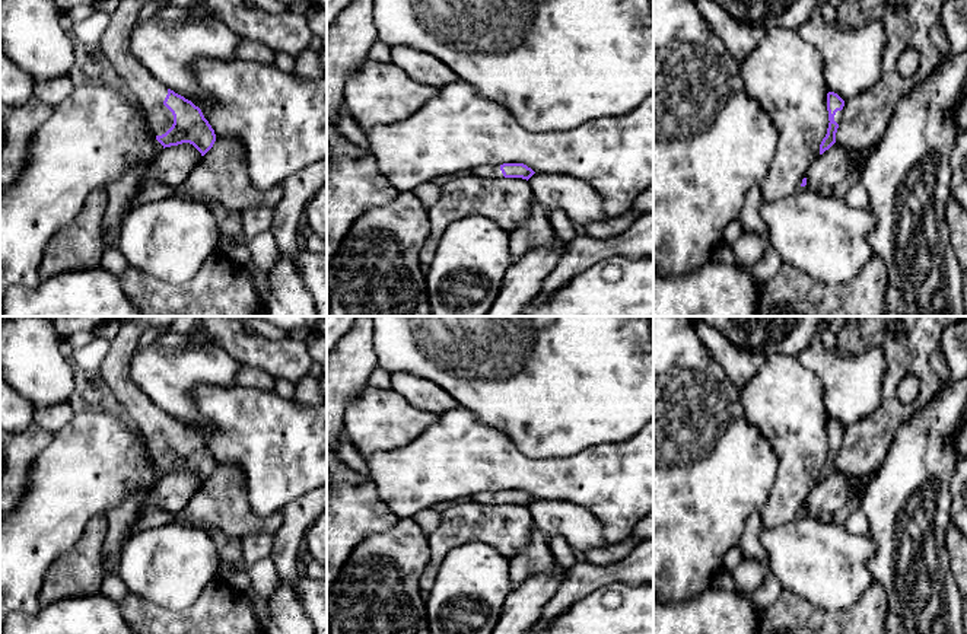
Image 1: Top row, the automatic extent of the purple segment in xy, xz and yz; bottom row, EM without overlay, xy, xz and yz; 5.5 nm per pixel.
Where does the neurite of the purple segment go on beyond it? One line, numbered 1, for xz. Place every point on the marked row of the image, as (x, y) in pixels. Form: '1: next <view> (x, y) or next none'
1: next xz (487, 171)

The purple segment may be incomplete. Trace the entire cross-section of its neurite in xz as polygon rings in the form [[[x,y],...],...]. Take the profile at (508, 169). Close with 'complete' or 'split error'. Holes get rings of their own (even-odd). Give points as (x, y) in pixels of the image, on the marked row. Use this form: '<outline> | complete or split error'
[[[503,163],[500,166],[481,166],[471,171],[481,178],[522,178],[529,179],[535,172],[524,163]]] | split error

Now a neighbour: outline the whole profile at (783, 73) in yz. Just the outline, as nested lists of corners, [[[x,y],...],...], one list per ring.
[[[774,26],[739,66],[742,83],[777,130],[777,149],[758,185],[772,203],[801,188],[827,134],[827,82],[820,51],[792,28]]]

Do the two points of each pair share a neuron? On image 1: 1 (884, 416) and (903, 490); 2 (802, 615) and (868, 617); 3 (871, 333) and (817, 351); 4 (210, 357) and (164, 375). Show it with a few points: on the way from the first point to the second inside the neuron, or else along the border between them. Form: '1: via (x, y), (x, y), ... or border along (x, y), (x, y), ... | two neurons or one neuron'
1: border along (912, 414), (897, 429), (875, 472) | two neurons
2: via (818, 618), (852, 618) | one neuron
3: border along (835, 349), (853, 354), (861, 354), (871, 349) | two neurons
4: via (199, 365), (175, 373) | one neuron

